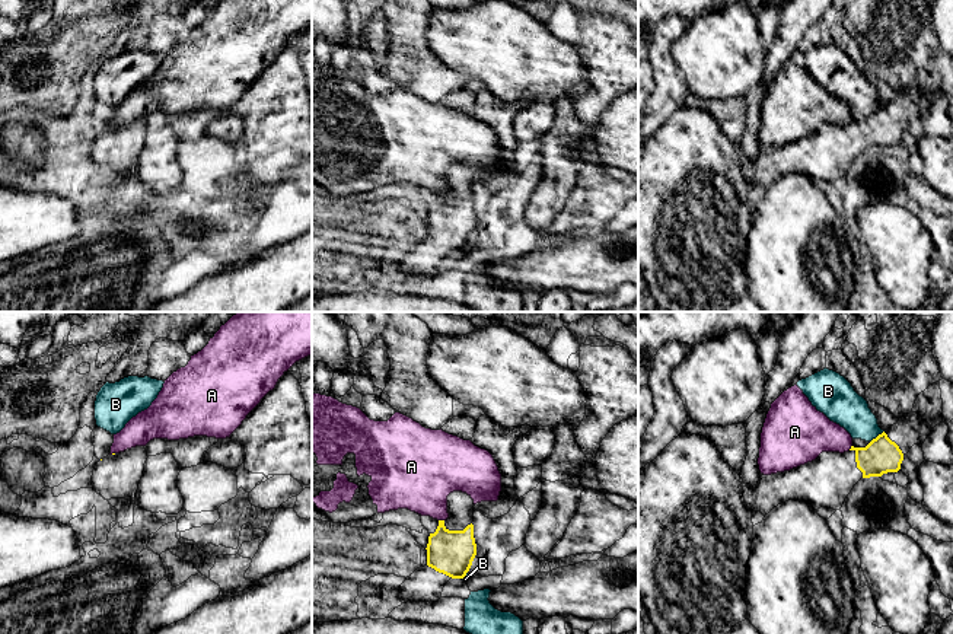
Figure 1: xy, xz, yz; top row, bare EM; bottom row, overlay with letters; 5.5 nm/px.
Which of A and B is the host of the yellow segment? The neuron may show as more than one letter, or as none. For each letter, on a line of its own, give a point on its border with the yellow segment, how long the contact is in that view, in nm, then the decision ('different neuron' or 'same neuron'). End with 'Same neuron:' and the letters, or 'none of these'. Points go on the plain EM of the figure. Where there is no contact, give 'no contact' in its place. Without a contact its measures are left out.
A: xz (442, 194) | 30 nm | different neuron
B: yz (877, 110) | 100 nm | different neuron
Same neuron: none of these

